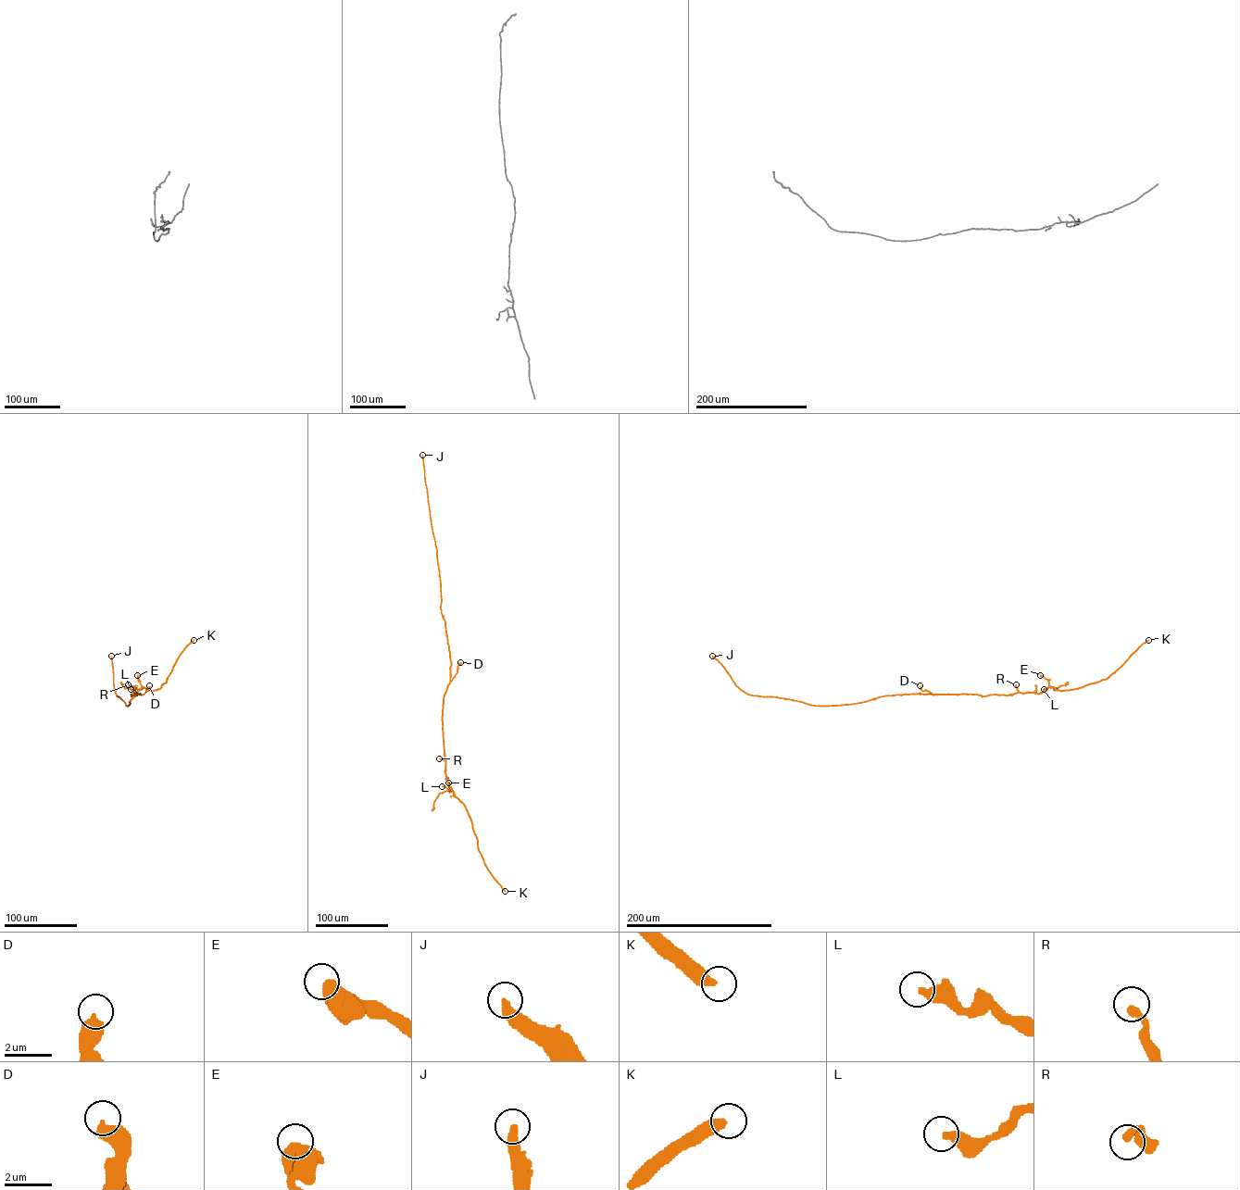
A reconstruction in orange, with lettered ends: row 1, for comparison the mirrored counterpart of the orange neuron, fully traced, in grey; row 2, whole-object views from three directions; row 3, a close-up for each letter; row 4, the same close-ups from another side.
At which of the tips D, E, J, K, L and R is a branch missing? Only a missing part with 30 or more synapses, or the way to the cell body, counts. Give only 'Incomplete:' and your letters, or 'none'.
Incomplete: J

